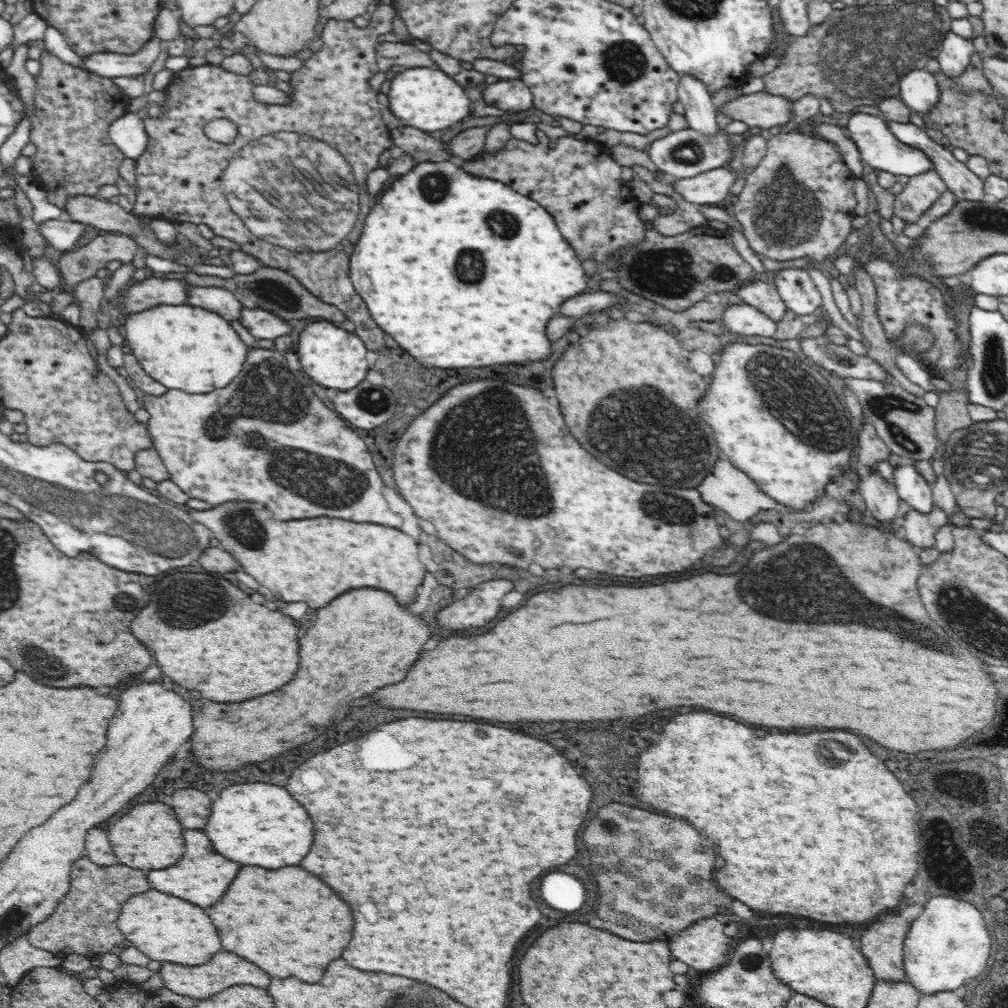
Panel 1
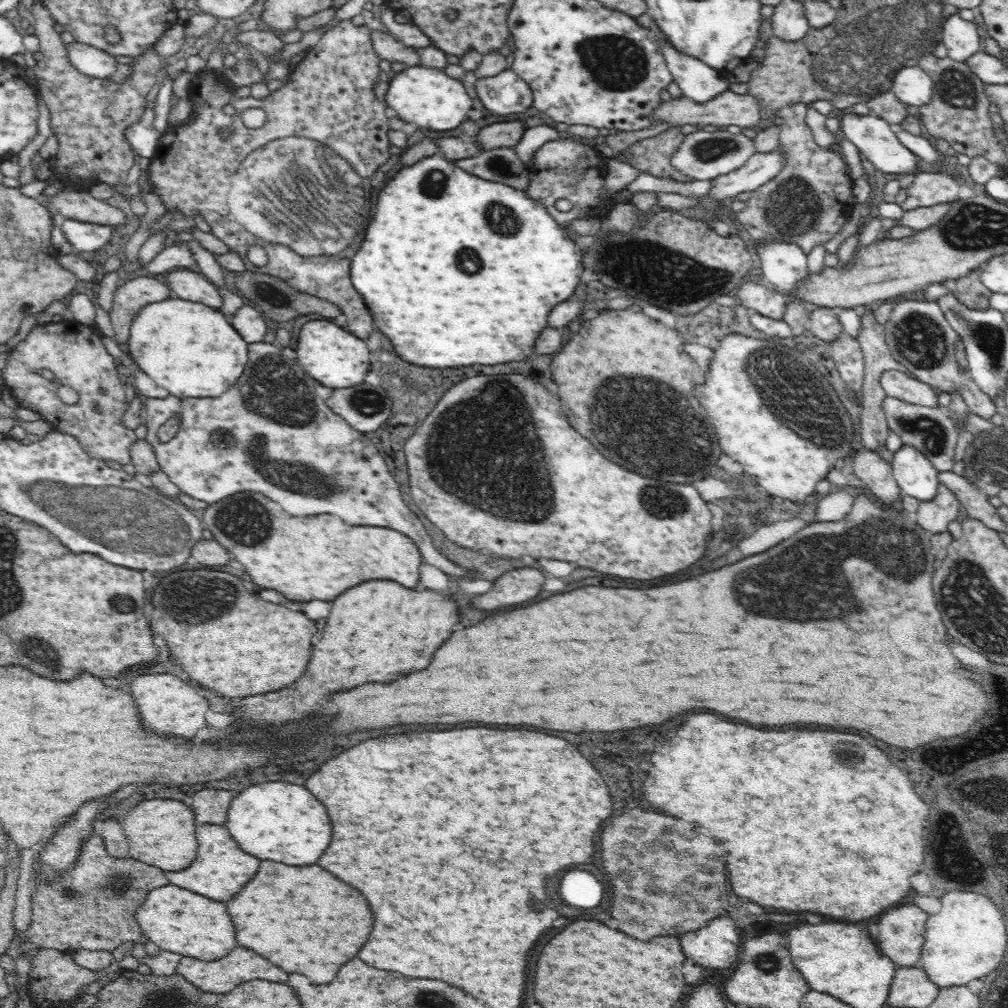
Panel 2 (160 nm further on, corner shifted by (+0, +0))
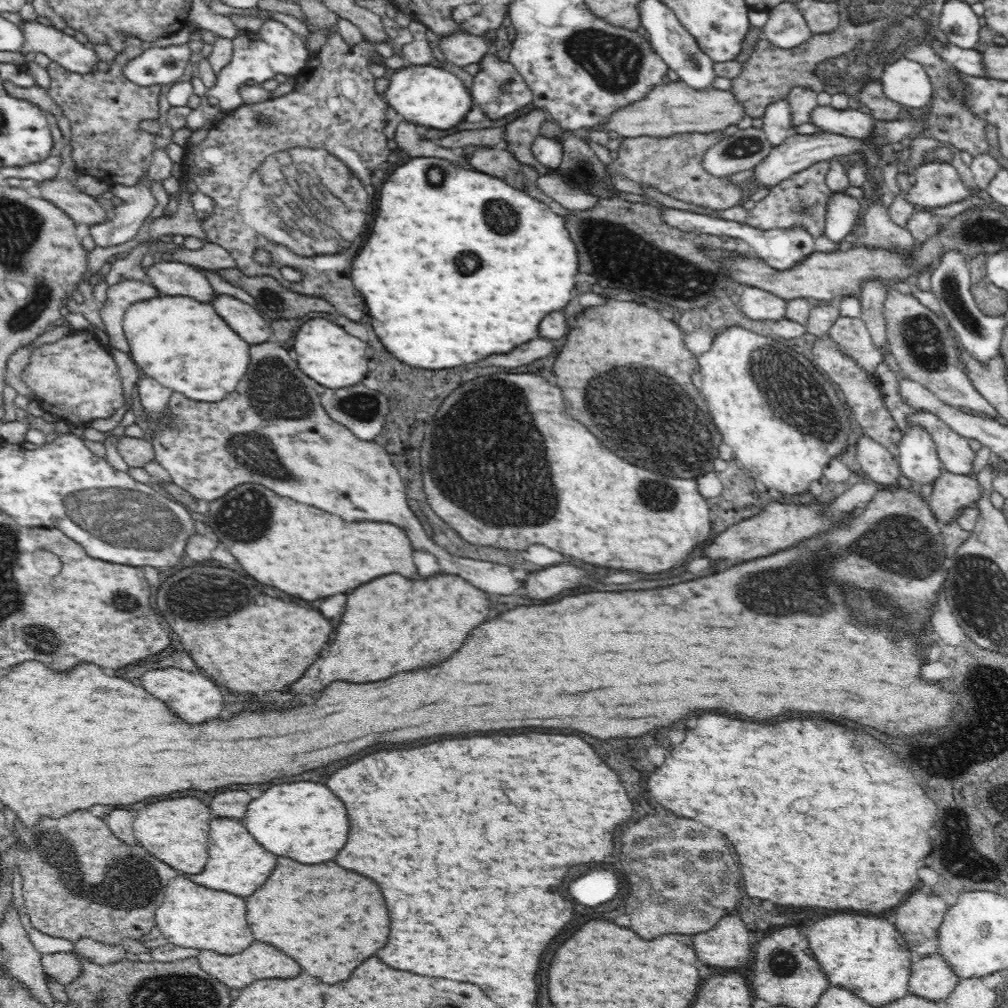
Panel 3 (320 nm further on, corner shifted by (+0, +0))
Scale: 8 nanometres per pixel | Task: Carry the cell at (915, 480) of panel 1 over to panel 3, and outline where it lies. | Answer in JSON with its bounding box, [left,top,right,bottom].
[896,425,943,491]

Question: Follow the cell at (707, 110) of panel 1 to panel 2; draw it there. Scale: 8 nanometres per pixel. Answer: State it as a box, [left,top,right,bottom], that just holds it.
[660,37,730,103]

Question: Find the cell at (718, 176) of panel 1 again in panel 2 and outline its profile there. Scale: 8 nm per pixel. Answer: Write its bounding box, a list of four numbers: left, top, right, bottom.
[706,150,783,200]

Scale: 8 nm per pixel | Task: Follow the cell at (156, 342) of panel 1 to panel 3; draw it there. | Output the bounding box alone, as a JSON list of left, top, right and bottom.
[123,295,250,402]

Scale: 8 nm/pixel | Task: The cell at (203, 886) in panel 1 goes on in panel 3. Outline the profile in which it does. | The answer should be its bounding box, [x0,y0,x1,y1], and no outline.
[184,818,276,896]

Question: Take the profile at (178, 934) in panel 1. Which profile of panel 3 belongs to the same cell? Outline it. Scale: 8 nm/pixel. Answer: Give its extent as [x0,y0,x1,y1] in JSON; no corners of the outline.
[153,876,252,954]

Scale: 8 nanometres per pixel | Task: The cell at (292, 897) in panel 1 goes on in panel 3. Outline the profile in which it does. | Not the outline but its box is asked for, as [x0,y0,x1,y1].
[246,858,388,984]

